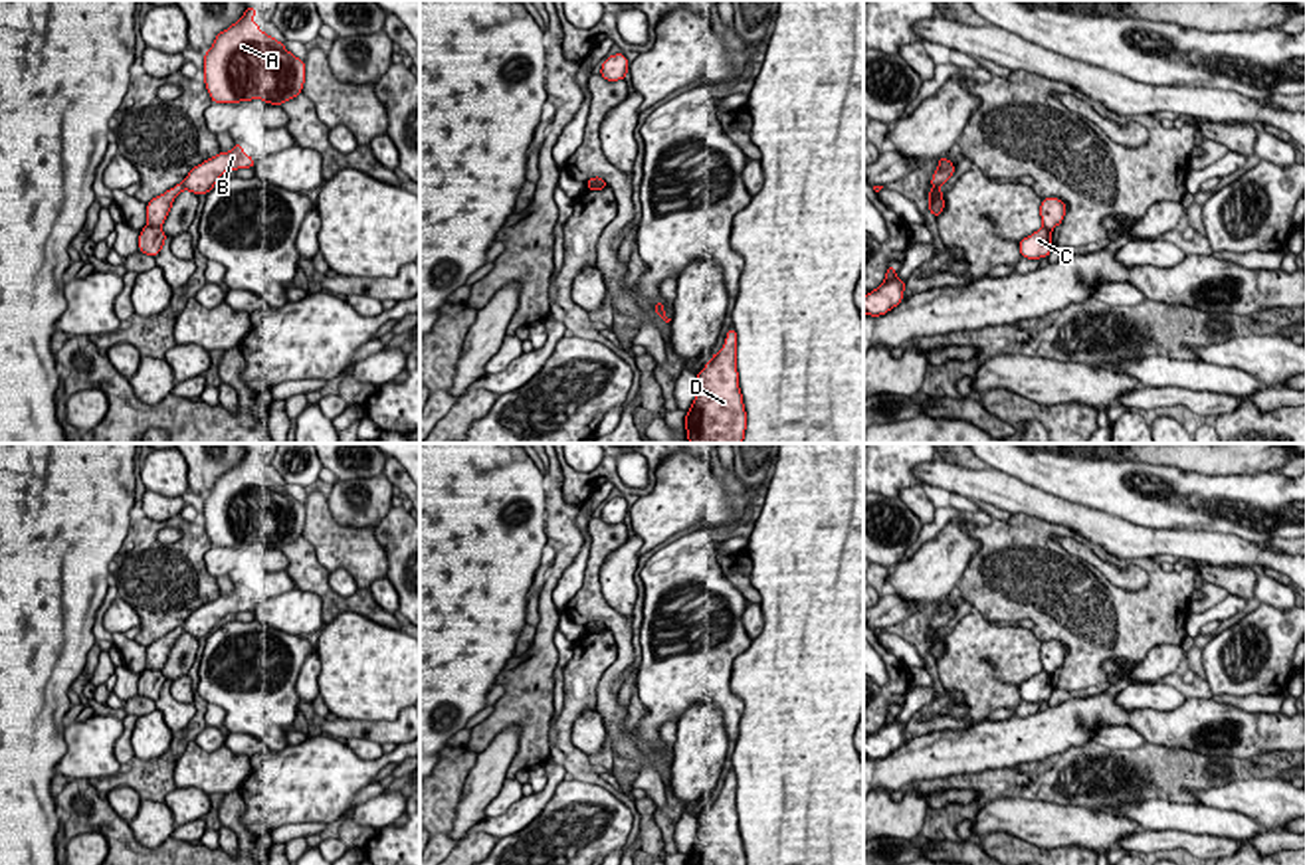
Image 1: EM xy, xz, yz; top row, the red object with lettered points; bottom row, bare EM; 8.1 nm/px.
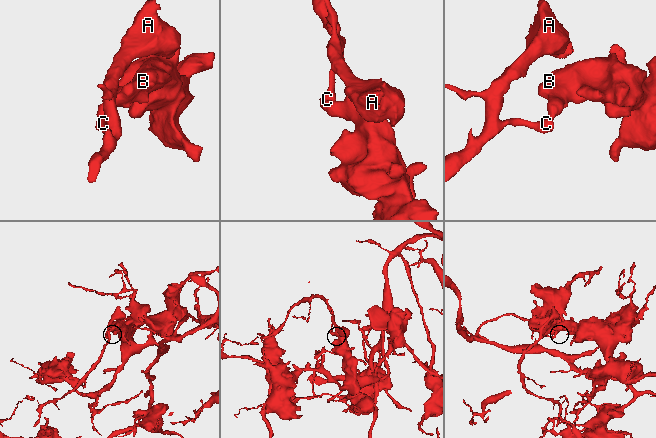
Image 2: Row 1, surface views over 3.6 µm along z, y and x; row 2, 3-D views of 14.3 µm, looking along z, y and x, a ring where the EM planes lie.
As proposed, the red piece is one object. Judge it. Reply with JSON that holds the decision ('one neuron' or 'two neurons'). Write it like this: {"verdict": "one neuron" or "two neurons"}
{"verdict": "two neurons"}

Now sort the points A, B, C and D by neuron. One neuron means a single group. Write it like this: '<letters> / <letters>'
A C / B D

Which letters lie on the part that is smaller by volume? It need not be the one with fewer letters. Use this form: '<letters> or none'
A, C

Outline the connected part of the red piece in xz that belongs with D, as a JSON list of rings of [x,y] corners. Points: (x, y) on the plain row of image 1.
[[[729,772],[725,790],[697,816],[697,837],[685,865],[747,865],[737,816],[737,774]]]

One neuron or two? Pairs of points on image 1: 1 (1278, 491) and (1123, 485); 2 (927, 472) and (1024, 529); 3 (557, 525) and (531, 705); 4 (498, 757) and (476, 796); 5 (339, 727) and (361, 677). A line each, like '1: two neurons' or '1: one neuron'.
1: one neuron
2: two neurons
3: one neuron
4: one neuron
5: two neurons

